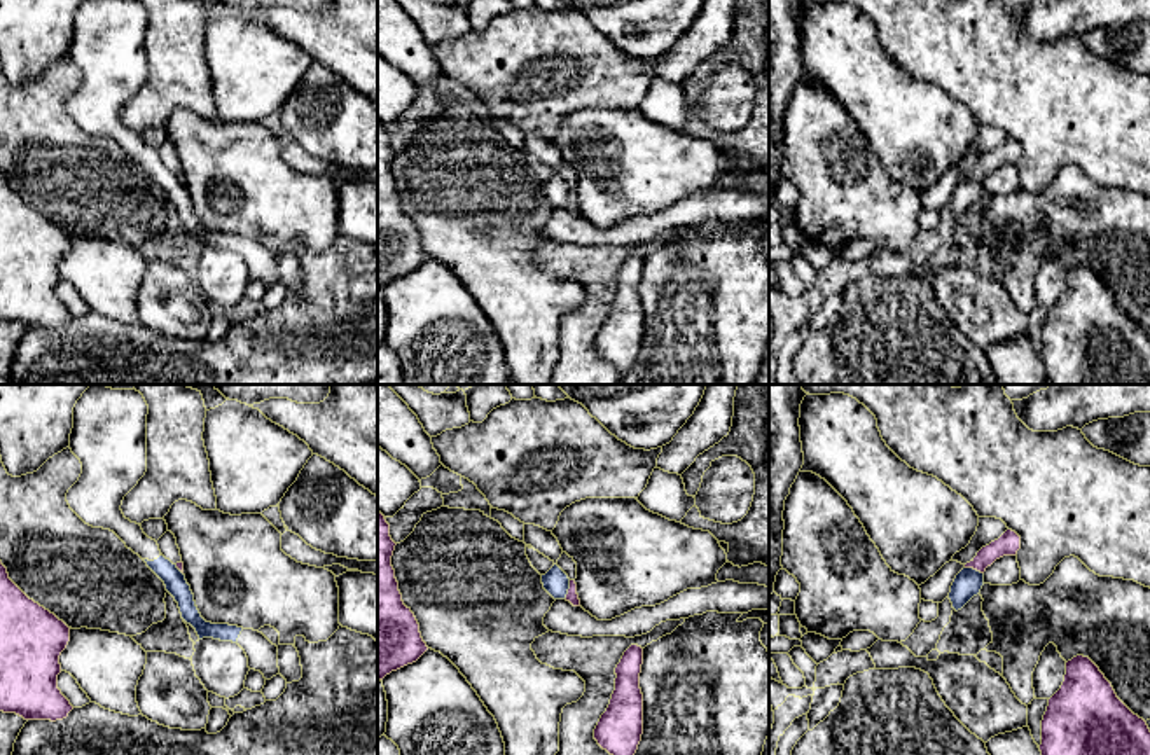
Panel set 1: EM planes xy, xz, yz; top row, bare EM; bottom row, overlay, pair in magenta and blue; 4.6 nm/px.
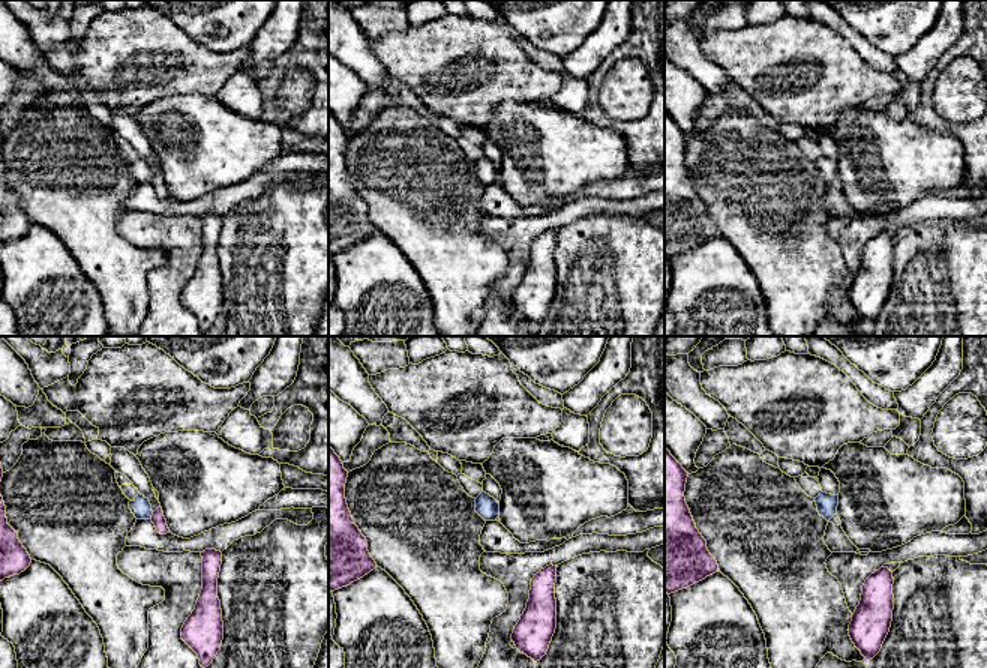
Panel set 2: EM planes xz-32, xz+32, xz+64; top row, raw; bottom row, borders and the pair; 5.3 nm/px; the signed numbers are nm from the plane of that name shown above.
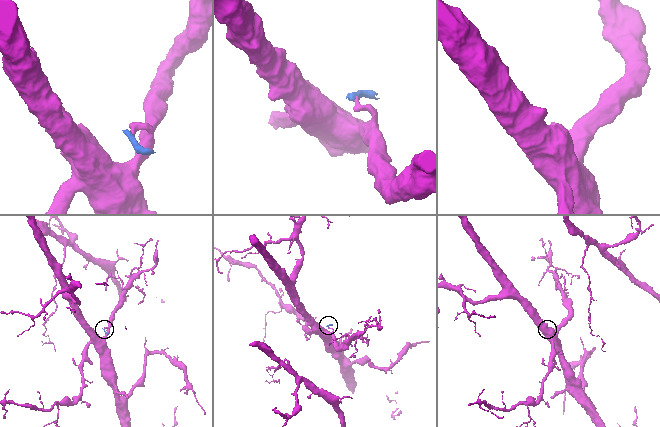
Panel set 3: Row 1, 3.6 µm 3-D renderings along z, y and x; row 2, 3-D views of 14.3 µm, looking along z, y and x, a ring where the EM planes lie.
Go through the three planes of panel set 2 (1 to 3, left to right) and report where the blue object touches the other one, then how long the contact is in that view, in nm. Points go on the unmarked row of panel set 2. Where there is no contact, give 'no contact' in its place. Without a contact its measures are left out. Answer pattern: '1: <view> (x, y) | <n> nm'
1: xz-32 (152, 179) | 40 nm
2: no contact
3: no contact

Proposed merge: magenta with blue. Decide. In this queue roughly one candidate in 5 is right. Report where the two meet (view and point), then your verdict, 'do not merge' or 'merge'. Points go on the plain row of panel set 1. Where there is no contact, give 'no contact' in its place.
meets magenta in xz at (568, 198); do not merge

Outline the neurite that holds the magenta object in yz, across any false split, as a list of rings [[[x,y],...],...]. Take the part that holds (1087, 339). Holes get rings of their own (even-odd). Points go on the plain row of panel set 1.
[[[1084,264],[1066,271],[1061,297],[1042,329],[1040,360],[1047,384],[1150,384],[1150,337],[1115,302],[1099,276]]]

